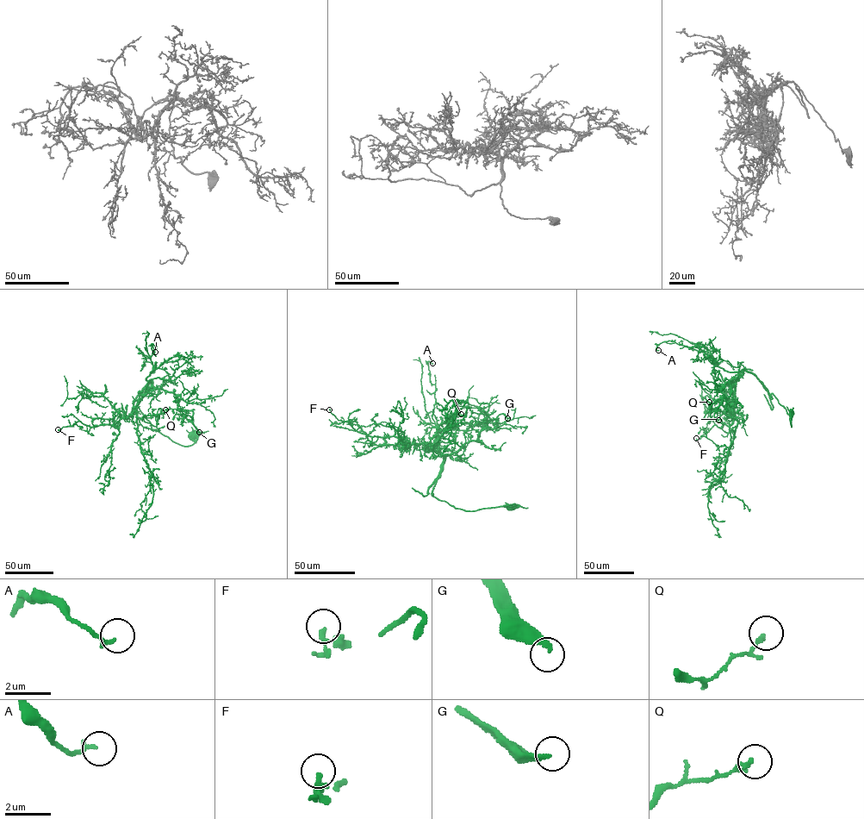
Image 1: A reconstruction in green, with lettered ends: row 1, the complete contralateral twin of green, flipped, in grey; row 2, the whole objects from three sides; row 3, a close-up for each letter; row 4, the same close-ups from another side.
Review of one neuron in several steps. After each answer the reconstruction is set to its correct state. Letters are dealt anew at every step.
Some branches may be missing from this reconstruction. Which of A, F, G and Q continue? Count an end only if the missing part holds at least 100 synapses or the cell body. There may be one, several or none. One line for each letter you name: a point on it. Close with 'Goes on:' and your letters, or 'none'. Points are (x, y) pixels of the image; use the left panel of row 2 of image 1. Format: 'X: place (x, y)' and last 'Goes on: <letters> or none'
G: place (199, 432)
Goes on: G

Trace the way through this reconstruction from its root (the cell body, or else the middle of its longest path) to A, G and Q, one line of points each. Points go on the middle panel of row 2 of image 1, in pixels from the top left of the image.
A: (510, 506), (468, 511), (432, 493), (443, 457), (434, 442), (432, 363)
G: (510, 506), (468, 511), (431, 493), (449, 454), (494, 429), (500, 415), (507, 418)
Q: (510, 506), (514, 503), (468, 511), (432, 493), (444, 459), (430, 450), (430, 440), (439, 425), (461, 414)

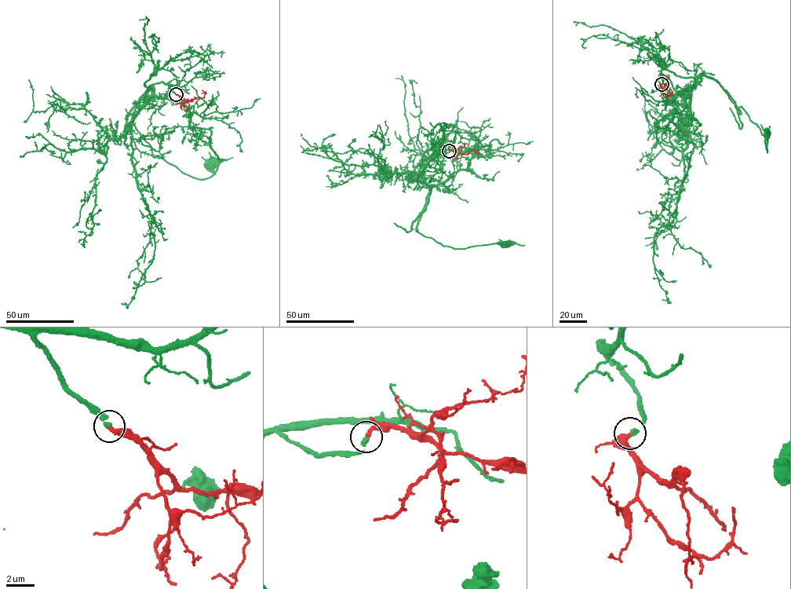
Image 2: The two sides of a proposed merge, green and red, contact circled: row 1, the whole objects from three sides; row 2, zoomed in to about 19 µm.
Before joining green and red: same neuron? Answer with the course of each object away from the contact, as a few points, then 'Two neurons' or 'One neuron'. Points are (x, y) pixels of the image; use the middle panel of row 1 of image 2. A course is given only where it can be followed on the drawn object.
Course of green: (450, 151), (437, 151), (420, 164), (420, 171), (430, 190), (417, 231), (456, 249), (509, 240), (504, 243). Course of red: (450, 151), (478, 153), (474, 149). One neuron

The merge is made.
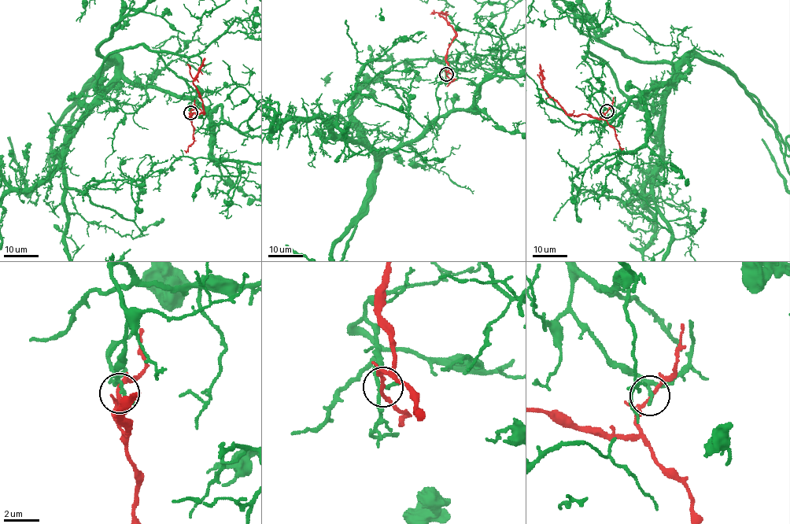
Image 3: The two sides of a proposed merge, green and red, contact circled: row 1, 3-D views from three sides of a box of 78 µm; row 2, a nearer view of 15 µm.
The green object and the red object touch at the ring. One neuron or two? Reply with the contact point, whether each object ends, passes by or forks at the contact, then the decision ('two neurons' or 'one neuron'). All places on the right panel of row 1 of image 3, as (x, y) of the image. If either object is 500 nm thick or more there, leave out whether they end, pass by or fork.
(607, 111) | green passes by | red forks | two neurons

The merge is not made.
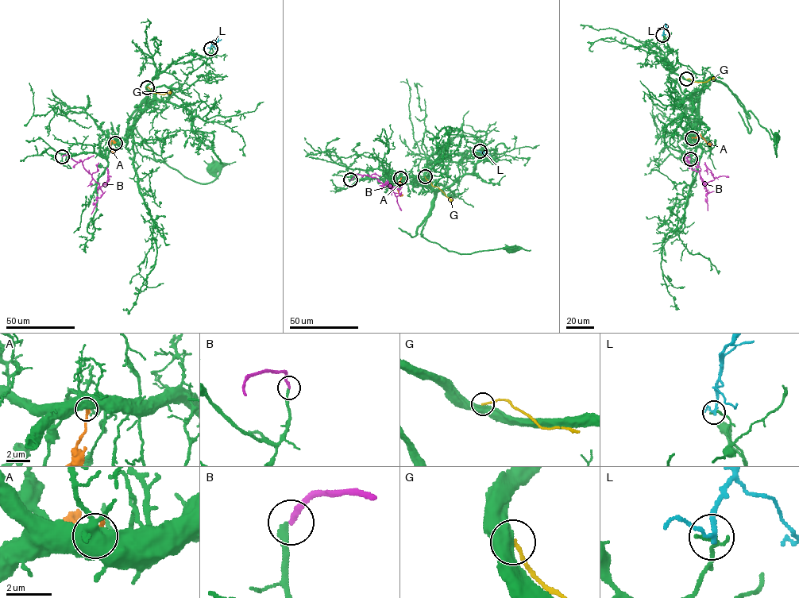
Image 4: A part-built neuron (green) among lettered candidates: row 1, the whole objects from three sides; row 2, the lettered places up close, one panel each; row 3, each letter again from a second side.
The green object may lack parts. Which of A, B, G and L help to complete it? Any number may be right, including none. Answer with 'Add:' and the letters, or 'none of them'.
Add: A

